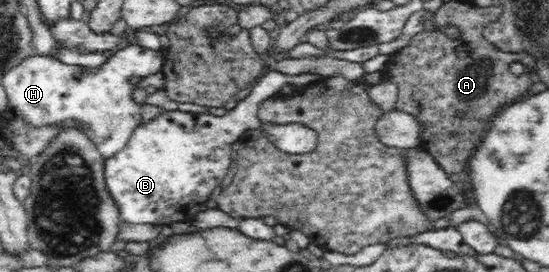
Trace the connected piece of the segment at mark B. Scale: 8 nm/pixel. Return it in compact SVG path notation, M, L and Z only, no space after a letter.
M272 70L266 75L259 76L251 92L234 109L223 116L213 114L192 113L181 110L164 110L161 115L148 123L140 123L130 134L128 143L112 157L105 159L105 180L107 189L112 198L116 199L119 217L130 223L156 223L169 224L175 221L189 221L186 217L196 215L198 207L206 203L206 197L220 185L228 172L232 160L232 145L243 137L247 129L261 130L270 141L278 146L279 150L297 154L314 150L317 143L317 133L301 125L262 123L258 119L257 111L262 101L279 95L284 87L299 90L301 87L311 85L322 77L315 73L297 73L290 75L282 71Z

